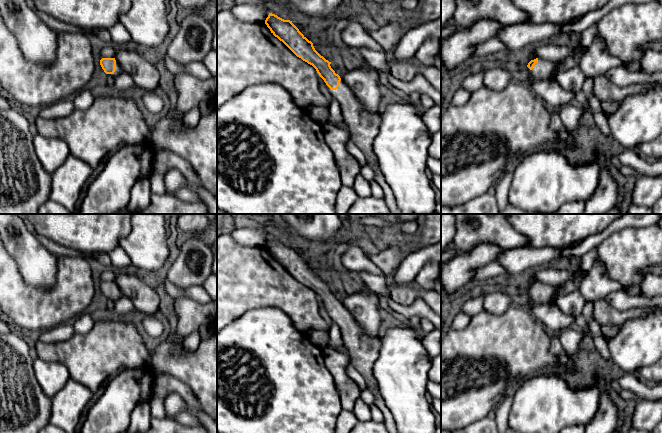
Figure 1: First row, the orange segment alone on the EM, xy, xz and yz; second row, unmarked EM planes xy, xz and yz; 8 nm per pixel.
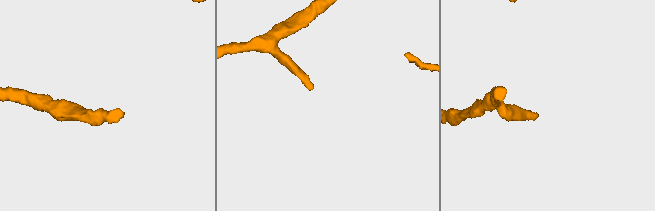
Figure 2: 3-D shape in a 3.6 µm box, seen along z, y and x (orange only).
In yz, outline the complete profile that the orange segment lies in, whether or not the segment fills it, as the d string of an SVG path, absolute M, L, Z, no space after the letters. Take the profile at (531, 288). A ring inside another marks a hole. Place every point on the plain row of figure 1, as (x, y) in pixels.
M536 282L534 284L531 284L528 287L527 291L537 302L549 304L552 301L552 297L557 289L558 286L550 286Z

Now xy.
M102 282L100 289L106 298L120 299L123 294L121 290L116 287L115 282Z

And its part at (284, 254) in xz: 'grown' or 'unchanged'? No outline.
grown

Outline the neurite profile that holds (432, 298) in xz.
M412 281L409 284L419 293L420 298L423 299L429 307L441 317L441 295L434 290L424 289L416 281Z

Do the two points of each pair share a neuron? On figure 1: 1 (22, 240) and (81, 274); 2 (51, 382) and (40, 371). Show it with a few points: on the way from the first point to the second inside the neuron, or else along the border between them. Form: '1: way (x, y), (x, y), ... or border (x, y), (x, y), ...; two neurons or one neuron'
1: border (58, 257), (57, 274), (54, 283); two neurons
2: way (48, 379), (43, 374); one neuron

